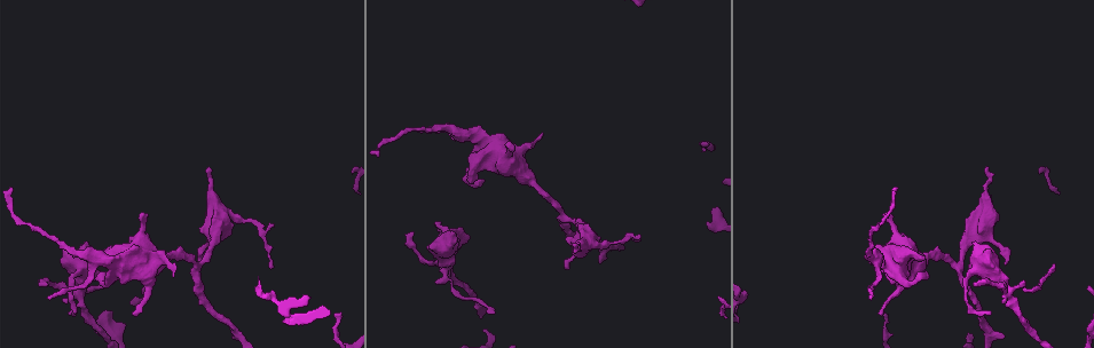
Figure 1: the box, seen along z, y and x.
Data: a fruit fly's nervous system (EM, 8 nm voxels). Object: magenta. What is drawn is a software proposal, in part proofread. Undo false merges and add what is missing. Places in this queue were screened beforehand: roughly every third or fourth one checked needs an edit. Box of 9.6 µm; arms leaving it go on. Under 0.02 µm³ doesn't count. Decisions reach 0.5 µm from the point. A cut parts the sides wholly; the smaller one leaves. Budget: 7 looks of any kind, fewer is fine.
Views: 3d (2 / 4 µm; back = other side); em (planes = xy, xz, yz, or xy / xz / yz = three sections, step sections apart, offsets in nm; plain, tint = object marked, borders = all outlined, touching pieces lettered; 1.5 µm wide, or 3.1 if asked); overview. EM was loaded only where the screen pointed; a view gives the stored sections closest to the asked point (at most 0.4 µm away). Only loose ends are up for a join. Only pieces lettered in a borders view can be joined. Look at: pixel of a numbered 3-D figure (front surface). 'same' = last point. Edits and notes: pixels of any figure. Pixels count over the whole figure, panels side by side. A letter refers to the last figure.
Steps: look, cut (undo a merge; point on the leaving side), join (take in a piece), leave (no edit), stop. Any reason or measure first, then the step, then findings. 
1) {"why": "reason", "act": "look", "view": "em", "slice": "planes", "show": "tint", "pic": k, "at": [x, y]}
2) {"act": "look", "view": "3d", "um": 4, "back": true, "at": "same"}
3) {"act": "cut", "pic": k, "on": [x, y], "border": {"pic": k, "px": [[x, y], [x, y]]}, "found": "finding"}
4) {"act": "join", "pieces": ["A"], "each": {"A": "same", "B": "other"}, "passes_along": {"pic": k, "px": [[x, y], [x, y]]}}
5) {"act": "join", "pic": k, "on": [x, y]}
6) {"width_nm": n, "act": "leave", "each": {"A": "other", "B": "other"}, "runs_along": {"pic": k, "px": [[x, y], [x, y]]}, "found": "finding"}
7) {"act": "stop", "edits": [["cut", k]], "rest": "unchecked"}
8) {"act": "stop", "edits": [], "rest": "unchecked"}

{"why": "thin end", "act": "look", "view": "em", "slice": "planes", "show": "borders", "pic": 1, "at": [869, 298]}

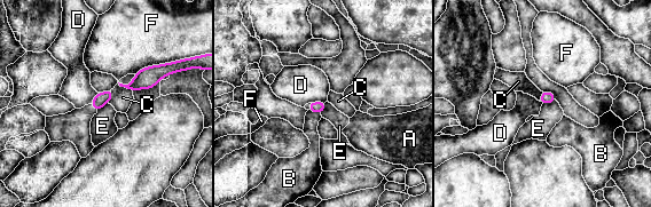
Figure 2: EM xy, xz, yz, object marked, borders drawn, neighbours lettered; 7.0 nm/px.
{"width_nm": 80, "act": "leave", "each": {"A": "other", "B": "other", "C": "other", "D": "other", "E": "other", "F": "other"}, "border": {"pic": 2, "px": [[324, 101], [313, 101], [311, 103]]}, "found": "no lettered piece goes on from it"}

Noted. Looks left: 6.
{"why": "branch stops here", "act": "look", "view": "em", "slice": "yz", "step": 8, "show": "tint", "pic": 1, "at": [46, 283]}

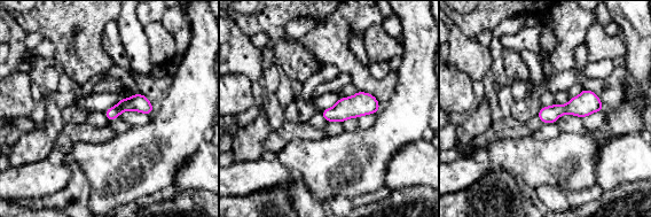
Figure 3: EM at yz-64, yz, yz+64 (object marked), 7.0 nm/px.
{"why": "another direction", "act": "look", "view": "em", "slice": "planes", "show": "borders", "at": "same"}

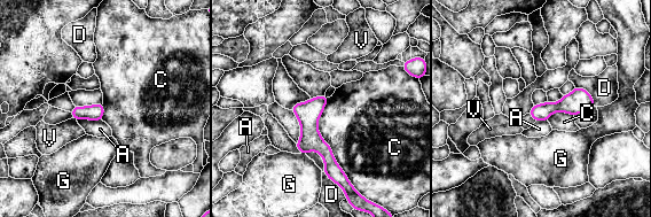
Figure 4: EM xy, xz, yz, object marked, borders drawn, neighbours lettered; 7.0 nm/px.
{"act": "leave", "each": {"A": "other", "C": "other", "D": "other", "G": "other", "V": "other"}, "runs_along": {"pic": 4, "px": [[296, 107], [334, 176]]}, "found": "none of them fits"}

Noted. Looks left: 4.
{"why": "thin end", "act": "look", "view": "em", "slice": "planes", "show": "plain", "pic": 1, "at": [210, 167]}

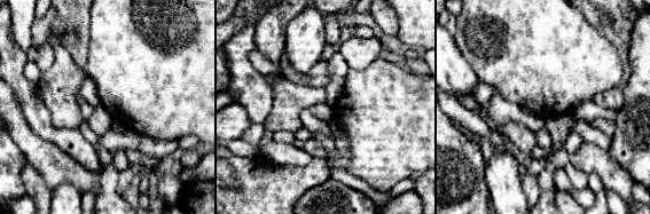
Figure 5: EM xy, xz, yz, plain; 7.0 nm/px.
{"why": "with the object marked", "act": "look", "view": "em", "slice": "planes", "show": "tint", "at": "same"}

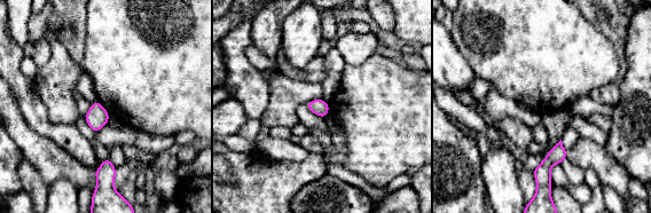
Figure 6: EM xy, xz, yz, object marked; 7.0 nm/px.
{"why": "see the neighbours", "act": "look", "view": "em", "slice": "planes", "show": "borders", "at": "same"}

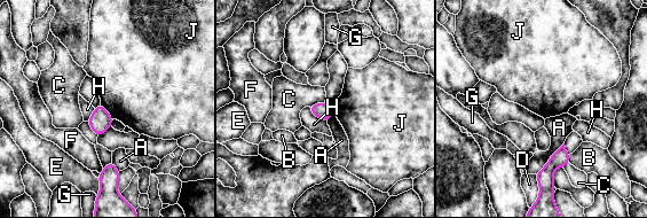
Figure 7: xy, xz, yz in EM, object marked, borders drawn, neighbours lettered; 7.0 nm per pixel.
{"act": "leave", "each": {"A": "other", "B": "other", "C": "other", "D": "other", "E": "other", "F": "other", "G": "other", "H": "other", "J": "other"}, "border": {"pic": 7, "px": [[101, 103], [112, 118]]}, "found": "none of them fits"}

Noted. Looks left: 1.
{"act": "stop", "edits": [], "rest": "unchecked"}

